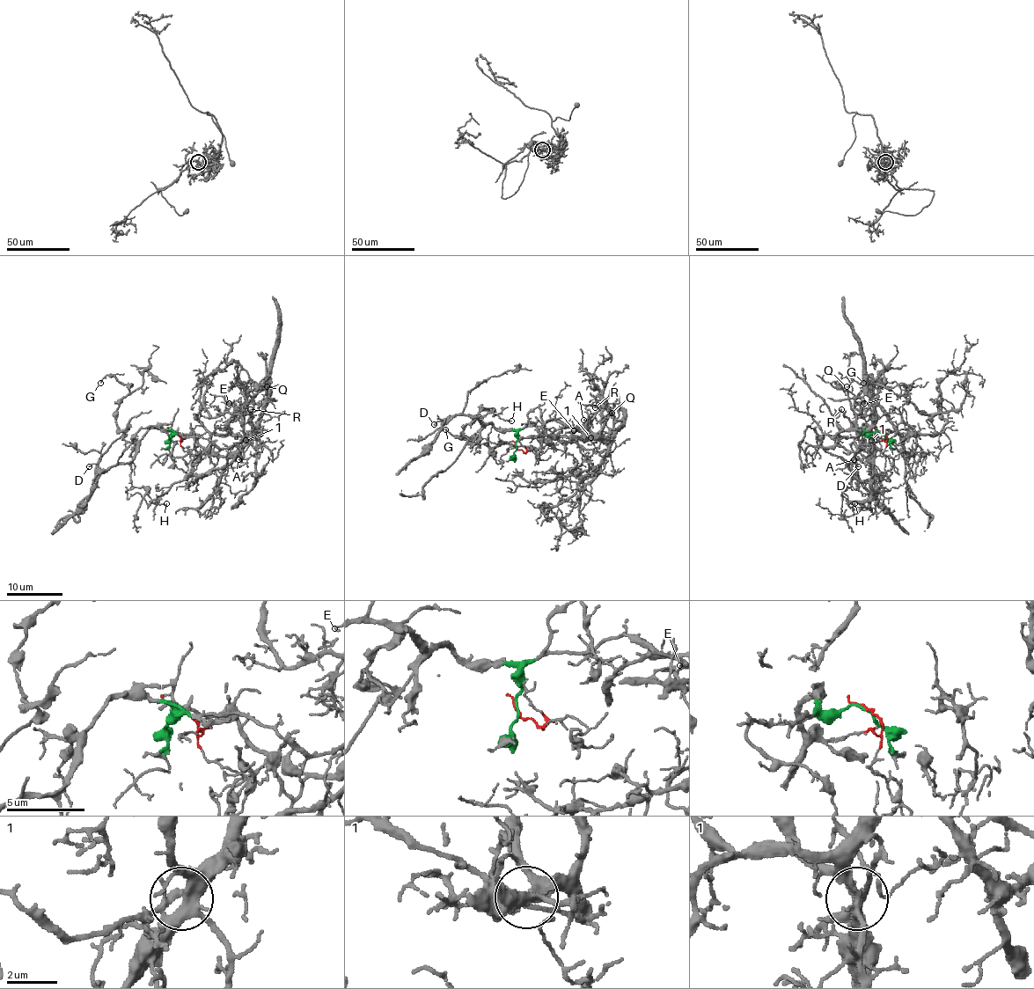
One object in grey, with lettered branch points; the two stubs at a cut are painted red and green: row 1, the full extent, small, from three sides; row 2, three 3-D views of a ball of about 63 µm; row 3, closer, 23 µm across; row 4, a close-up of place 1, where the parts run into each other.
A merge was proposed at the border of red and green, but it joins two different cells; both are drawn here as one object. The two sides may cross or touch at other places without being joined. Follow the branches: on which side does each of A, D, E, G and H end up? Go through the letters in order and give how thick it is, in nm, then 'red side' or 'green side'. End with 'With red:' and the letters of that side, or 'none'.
A: calibre 90 nm; red side
D: calibre 90 nm; green side
E: calibre 90 nm; red side
G: calibre 110 nm; green side
H: calibre 110 nm; green side
With red: A, E

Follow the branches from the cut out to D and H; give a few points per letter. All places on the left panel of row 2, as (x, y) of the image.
D: (172, 432), (150, 428), (145, 433), (139, 450), (128, 463), (118, 463), (104, 470), (93, 464), (89, 466)
H: (172, 432), (150, 428), (145, 433), (131, 464), (131, 483), (146, 492), (156, 504), (165, 503)

